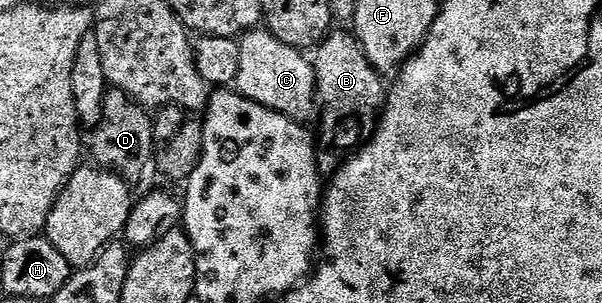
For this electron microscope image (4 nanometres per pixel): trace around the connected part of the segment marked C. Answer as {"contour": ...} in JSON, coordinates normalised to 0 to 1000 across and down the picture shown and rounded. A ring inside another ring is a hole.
{"contour":[[[439,86],[407,106],[397,122],[395,142],[399,191],[390,287],[400,317],[409,317],[449,363],[467,370],[483,396],[512,403],[518,380],[527,380],[525,218],[513,188],[512,198],[505,188],[510,182],[500,162],[483,158]]]}

